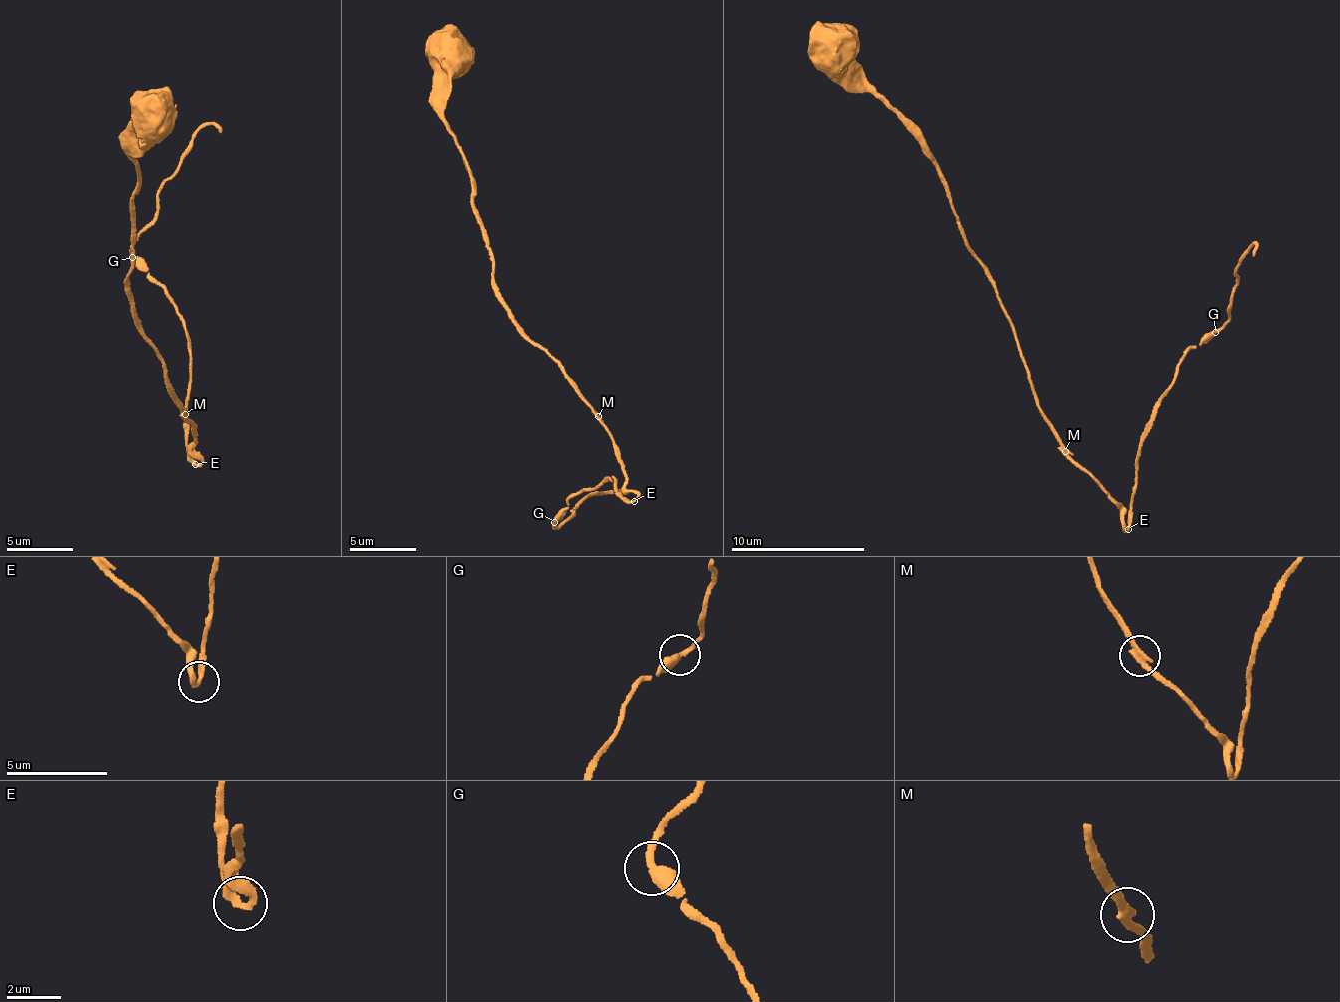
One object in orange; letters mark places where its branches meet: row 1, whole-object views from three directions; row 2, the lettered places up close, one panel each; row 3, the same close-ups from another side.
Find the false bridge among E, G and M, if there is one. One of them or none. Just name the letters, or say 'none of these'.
M

